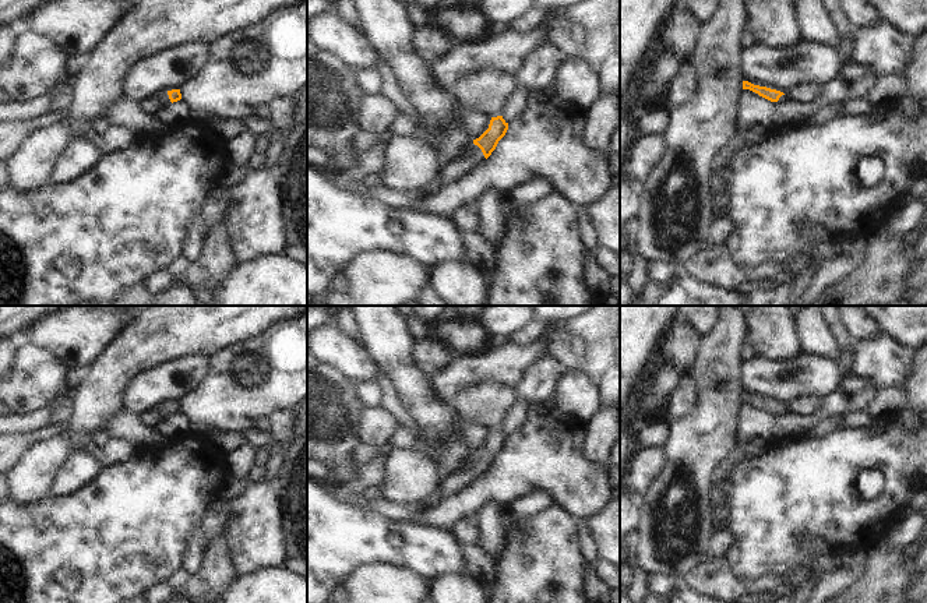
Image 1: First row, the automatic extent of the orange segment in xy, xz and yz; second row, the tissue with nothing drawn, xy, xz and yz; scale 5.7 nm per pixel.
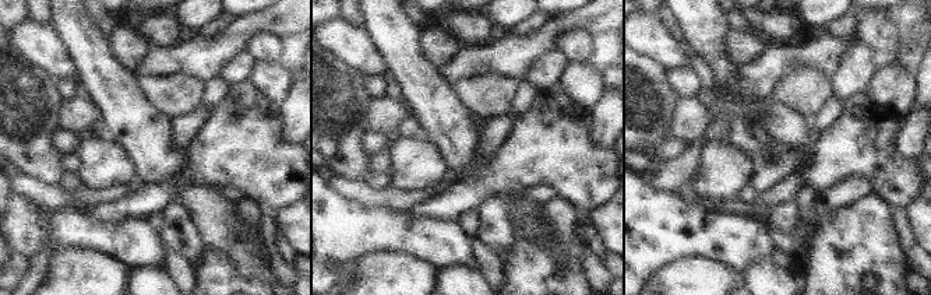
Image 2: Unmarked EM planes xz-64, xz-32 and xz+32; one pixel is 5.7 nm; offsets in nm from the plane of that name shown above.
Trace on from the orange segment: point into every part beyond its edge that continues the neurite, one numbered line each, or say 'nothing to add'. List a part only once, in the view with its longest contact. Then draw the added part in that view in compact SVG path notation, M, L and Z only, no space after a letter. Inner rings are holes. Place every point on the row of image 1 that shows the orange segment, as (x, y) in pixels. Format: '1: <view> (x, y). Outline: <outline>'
1: xz (451, 170). Outline: M470 144L465 156L458 162L451 162L445 154L441 152L443 159L443 173L440 180L443 184L450 184L465 177L475 168L477 168L482 162L486 161L482 149Z

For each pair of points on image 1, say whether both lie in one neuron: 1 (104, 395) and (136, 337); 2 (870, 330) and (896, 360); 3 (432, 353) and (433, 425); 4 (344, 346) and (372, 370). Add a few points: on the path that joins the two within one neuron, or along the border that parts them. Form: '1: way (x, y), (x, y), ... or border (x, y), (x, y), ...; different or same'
1: way (106, 381), (134, 351); same
2: border (881, 334), (856, 344); different
3: border (413, 348), (416, 362), (432, 377); different
4: way (351, 353), (365, 367); same

